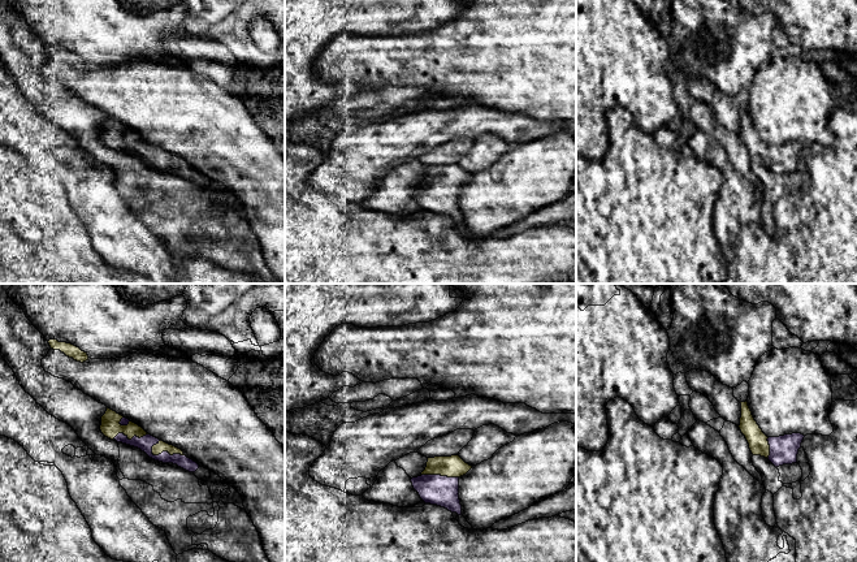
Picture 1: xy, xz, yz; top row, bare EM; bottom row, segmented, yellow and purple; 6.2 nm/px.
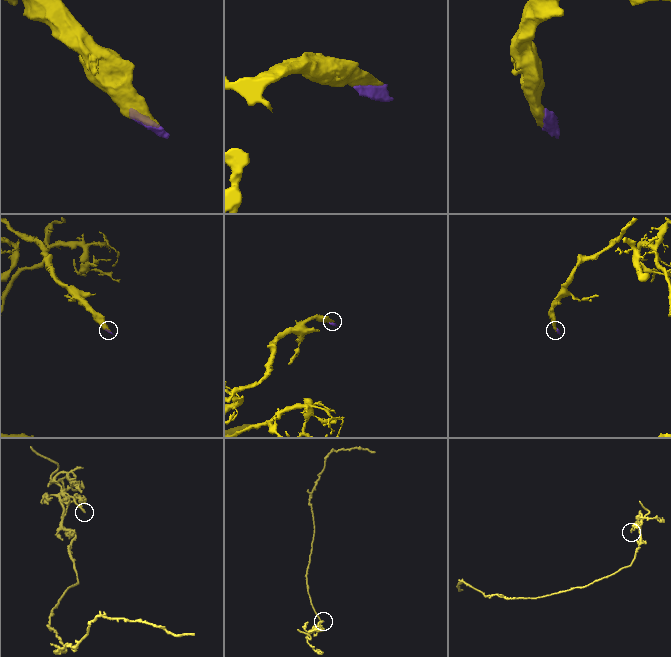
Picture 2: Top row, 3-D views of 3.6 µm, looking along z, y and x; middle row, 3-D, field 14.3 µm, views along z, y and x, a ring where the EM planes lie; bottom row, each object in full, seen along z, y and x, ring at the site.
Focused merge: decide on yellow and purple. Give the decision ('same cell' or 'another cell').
same cell

